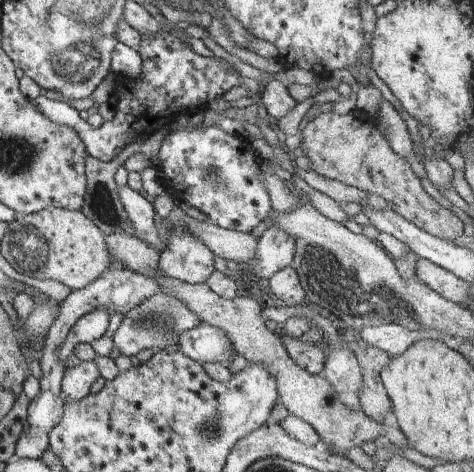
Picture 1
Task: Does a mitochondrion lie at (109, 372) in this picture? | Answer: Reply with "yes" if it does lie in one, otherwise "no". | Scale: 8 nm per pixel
no

